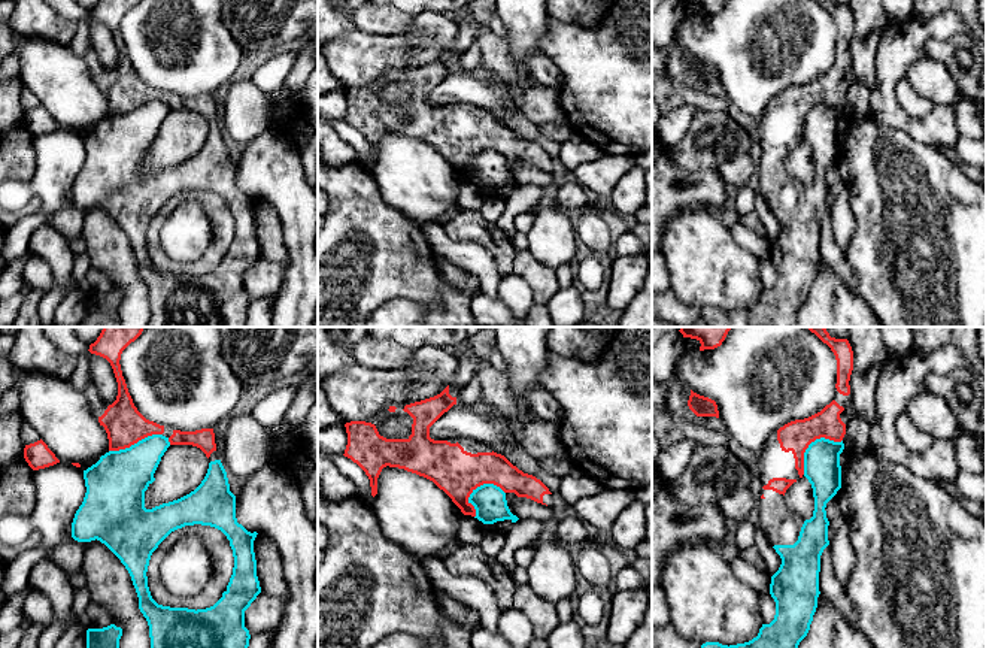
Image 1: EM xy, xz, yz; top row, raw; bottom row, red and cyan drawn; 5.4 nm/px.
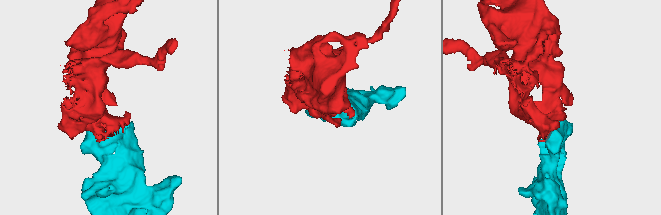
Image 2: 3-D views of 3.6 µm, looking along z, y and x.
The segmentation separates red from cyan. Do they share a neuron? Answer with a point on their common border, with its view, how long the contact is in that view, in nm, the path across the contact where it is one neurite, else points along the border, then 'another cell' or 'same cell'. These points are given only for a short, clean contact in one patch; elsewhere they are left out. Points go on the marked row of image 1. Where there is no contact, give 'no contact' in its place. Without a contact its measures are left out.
yz (810, 442) | 280 nm | same cell

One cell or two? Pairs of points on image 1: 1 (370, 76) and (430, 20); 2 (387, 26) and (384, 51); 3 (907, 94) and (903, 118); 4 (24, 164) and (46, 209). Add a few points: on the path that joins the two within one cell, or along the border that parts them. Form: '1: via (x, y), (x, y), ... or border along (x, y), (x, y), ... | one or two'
1: via (385, 61), (415, 35) | one
2: border along (415, 17), (402, 33), (366, 33), (355, 29) | two
3: border along (900, 78), (898, 103), (910, 115), (922, 118) | two
4: border along (32, 142), (35, 175), (30, 182) | two

